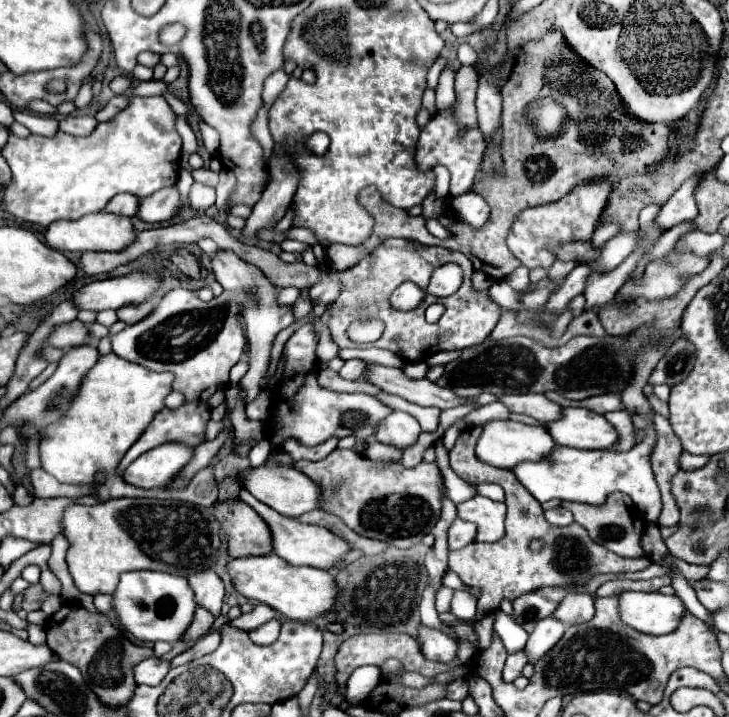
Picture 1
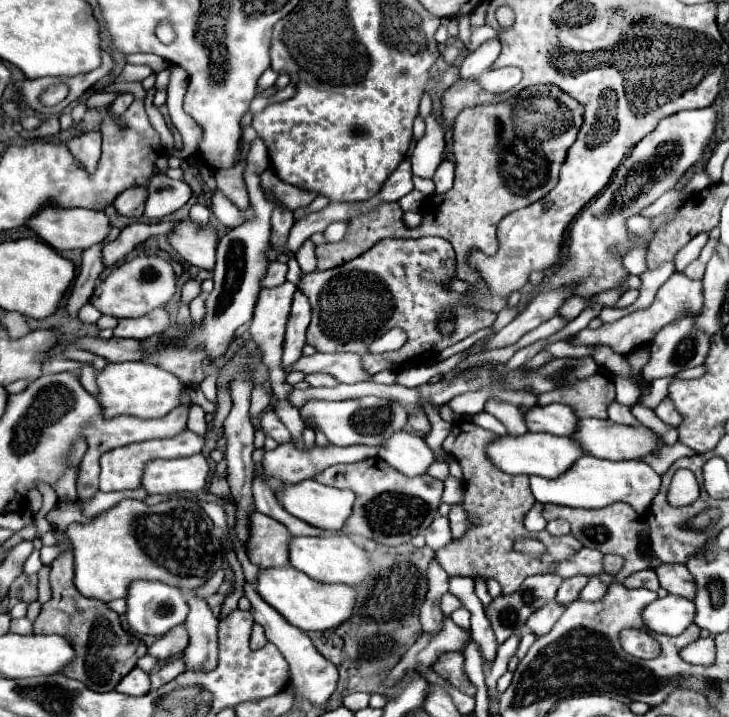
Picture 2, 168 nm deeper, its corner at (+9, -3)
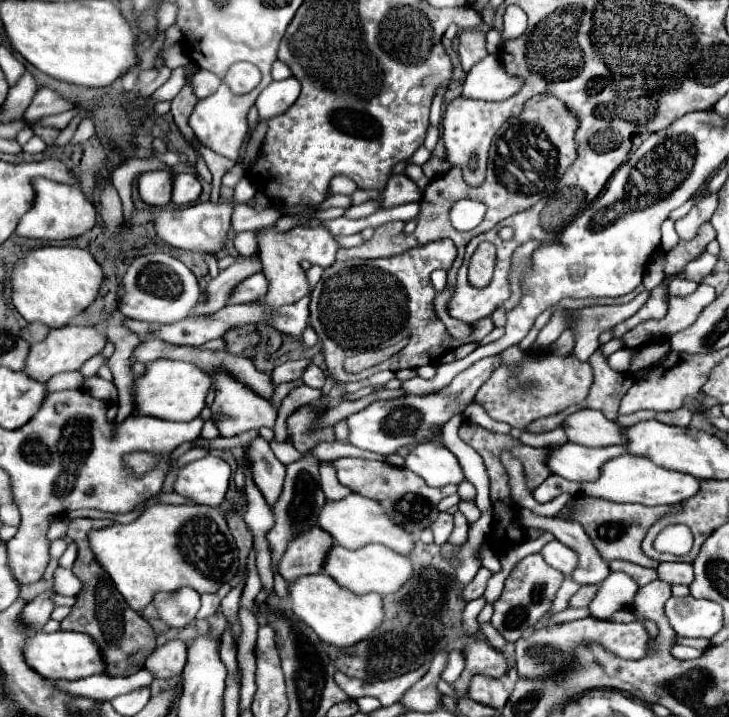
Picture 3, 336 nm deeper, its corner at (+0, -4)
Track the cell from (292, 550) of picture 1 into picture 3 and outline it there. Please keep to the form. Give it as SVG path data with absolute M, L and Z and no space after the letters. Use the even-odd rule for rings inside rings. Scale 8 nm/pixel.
M333 543L333 547L327 551L325 563L323 563L323 573L329 575L331 579L335 579L335 583L339 583L341 587L355 591L355 593L379 593L379 595L387 595L397 591L405 579L409 579L411 573L411 563L405 555L389 551L385 545L377 545L377 543L369 543L361 549L345 549L337 543Z

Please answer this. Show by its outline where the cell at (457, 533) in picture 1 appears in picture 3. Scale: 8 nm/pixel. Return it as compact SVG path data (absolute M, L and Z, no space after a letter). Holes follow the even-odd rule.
M439 513L439 517L437 517L437 521L433 523L431 531L433 531L433 535L435 535L435 543L437 543L437 545L447 543L447 539L449 539L449 535L451 535L451 531L453 531L453 515L449 515L449 513Z

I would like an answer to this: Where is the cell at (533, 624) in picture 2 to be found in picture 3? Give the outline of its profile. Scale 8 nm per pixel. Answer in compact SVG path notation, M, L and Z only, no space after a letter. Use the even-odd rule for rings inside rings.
M581 587L571 599L569 599L569 607L587 607L589 601L593 599L597 587Z

